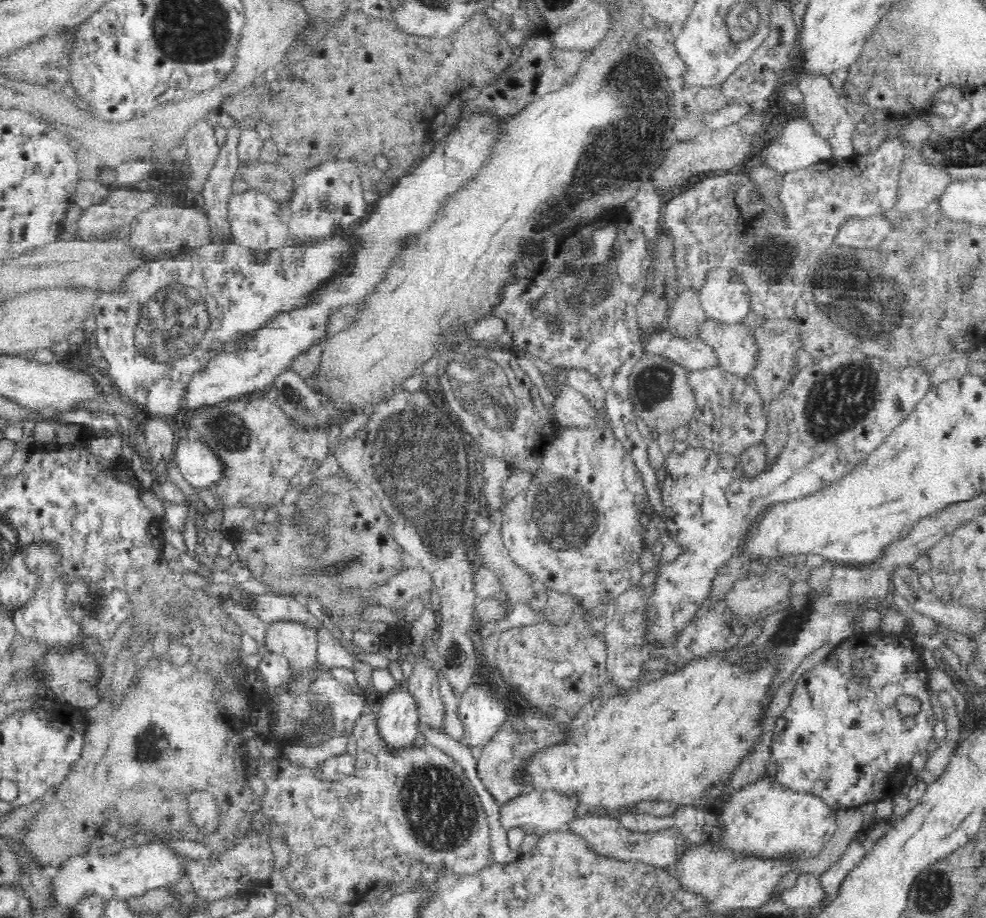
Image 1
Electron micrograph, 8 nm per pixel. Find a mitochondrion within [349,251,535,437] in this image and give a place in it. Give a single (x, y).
(459, 370)

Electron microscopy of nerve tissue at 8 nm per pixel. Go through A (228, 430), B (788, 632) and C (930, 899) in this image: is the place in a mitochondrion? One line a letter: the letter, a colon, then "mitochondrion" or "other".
A: mitochondrion
B: mitochondrion
C: mitochondrion

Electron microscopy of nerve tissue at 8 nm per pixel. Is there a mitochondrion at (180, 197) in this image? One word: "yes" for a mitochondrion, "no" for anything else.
no

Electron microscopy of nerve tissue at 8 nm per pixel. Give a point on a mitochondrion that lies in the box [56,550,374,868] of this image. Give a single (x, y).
(153, 741)

